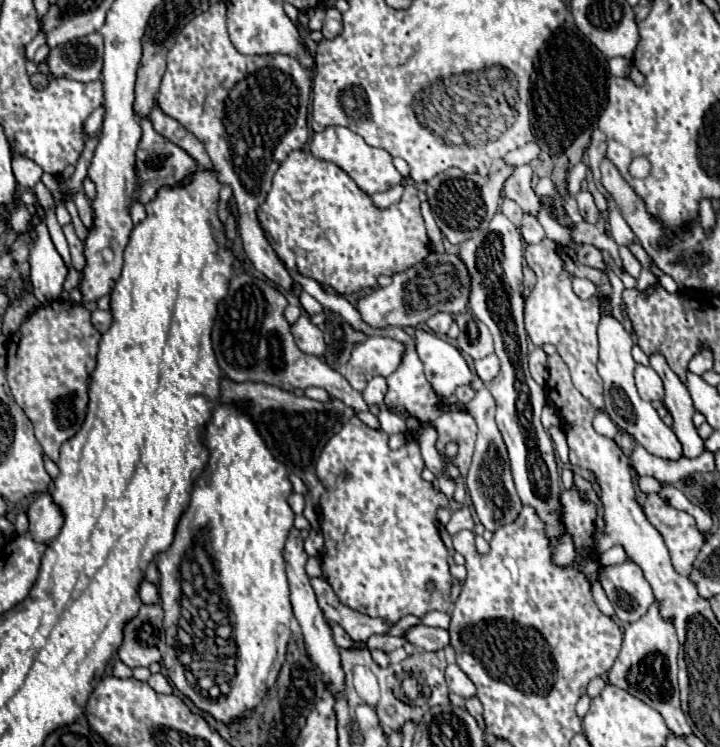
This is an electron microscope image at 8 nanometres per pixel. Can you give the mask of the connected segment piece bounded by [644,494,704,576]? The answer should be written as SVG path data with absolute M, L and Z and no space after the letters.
M658 494L646 496L644 512L662 534L664 544L670 550L674 570L682 576L688 576L692 562L704 544L704 536L698 532L694 518L688 512L676 510Z

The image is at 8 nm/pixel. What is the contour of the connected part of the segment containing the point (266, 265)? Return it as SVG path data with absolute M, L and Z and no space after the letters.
M222 2L210 6L206 12L190 20L176 38L176 44L168 52L168 68L162 78L158 92L158 106L162 112L178 120L186 130L190 130L206 148L212 164L218 170L222 184L230 184L234 190L234 204L238 208L238 230L244 242L246 256L252 260L258 272L282 286L284 290L294 288L294 280L286 266L280 262L272 246L268 244L258 218L256 208L264 202L270 182L278 166L286 160L292 150L300 150L308 140L308 98L310 98L310 74L292 56L270 54L270 56L244 56L240 54L226 32L226 6Z

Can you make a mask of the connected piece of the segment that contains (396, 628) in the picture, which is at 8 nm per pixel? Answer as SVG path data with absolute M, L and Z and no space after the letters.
M408 615L400 619L392 628L388 631L388 635L390 636L403 636L404 632L408 630L408 628L417 625L420 623L420 618L414 615Z

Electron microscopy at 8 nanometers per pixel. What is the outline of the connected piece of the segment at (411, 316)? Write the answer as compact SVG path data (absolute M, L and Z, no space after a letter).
M432 252L424 262L412 266L410 270L396 274L394 282L386 288L376 288L368 296L360 298L356 308L360 310L364 322L374 328L384 326L400 326L400 328L416 328L420 322L426 322L436 312L458 314L468 306L468 268L460 256L454 254L438 254Z

